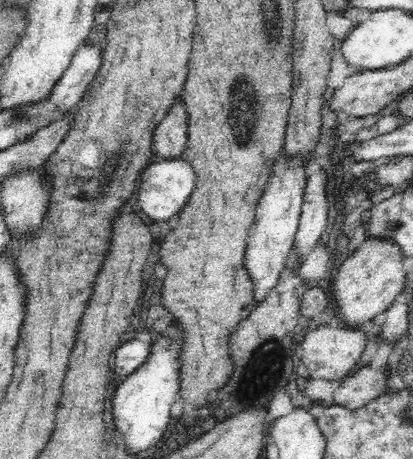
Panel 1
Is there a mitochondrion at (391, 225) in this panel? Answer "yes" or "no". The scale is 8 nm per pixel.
yes

